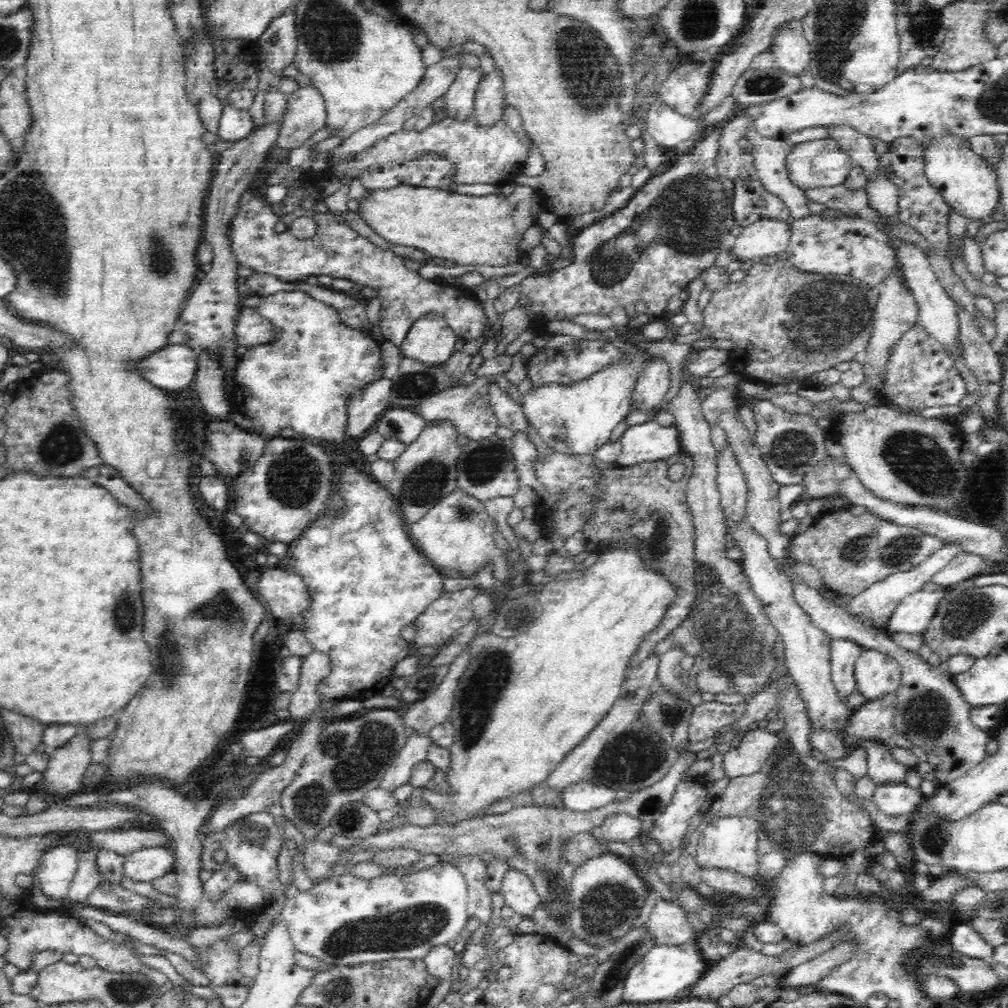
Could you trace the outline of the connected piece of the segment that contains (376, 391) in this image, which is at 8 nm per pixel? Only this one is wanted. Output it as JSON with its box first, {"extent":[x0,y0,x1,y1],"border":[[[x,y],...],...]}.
{"extent":[344,378,391,438],"border":[[[382,378],[368,386],[362,395],[356,395],[351,400],[351,416],[344,432],[345,438],[360,437],[371,430],[376,416],[390,403],[391,392],[391,379]]]}

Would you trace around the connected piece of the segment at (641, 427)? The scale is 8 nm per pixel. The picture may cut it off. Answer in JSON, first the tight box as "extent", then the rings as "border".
{"extent":[614,419,682,467],"border":[[[655,419],[628,426],[619,440],[622,452],[614,462],[621,467],[682,452],[675,426],[663,427]]]}

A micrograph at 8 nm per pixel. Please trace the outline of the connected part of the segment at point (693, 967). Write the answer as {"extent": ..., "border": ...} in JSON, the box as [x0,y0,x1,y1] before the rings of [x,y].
{"extent":[625,940,711,1004],"border":[[[697,940],[689,941],[688,943],[680,944],[660,944],[650,947],[643,955],[639,958],[636,966],[630,970],[628,978],[626,980],[626,992],[625,1001],[631,1004],[640,1003],[652,1003],[655,1001],[663,1001],[676,997],[683,993],[685,990],[692,990],[700,982],[710,968],[711,963],[705,958],[699,943]]]}

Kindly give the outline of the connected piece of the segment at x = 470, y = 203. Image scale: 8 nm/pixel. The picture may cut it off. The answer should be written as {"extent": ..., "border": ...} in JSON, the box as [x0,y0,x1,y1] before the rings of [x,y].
{"extent":[355,180,540,266],"border":[[[528,180],[518,181],[513,194],[504,196],[496,194],[472,196],[449,191],[446,188],[398,184],[390,188],[366,189],[366,194],[357,200],[358,208],[355,213],[362,222],[366,222],[374,232],[392,245],[419,248],[460,265],[505,266],[518,258],[518,244],[523,234],[536,223],[540,198],[528,184]]]}

